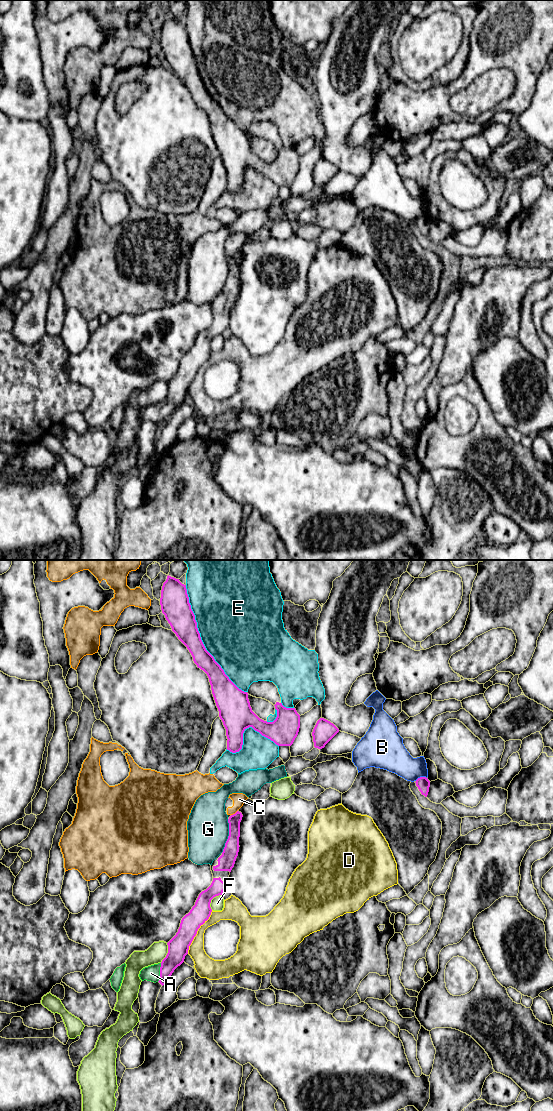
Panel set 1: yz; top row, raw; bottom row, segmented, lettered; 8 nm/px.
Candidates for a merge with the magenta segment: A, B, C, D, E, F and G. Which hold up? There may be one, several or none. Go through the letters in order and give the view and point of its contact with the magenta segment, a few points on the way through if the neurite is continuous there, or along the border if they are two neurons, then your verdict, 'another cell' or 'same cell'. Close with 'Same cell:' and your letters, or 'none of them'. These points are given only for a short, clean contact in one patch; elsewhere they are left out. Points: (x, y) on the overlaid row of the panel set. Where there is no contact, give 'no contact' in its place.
A: yz (160, 972) | across yz (178, 947), (175, 957), (160, 972), (151, 973) | same cell
B: yz (420, 777) | another cell
C: yz (235, 813) | another cell
D: yz (196, 932) | another cell
E: yz (201, 640) | another cell
F: yz (211, 899) | another cell
G: yz (228, 836) | another cell
Same cell: A

